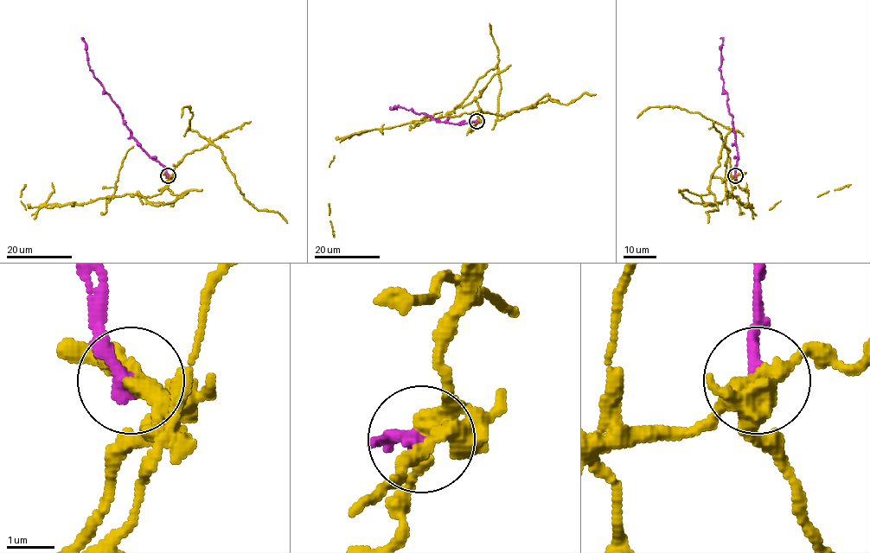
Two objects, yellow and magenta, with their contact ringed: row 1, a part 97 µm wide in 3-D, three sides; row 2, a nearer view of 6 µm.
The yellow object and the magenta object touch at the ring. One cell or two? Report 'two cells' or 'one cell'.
two cells

